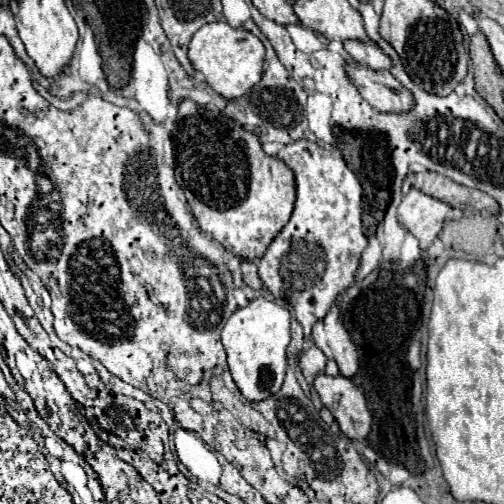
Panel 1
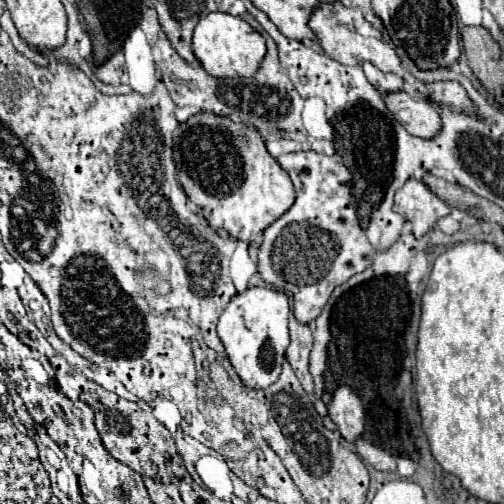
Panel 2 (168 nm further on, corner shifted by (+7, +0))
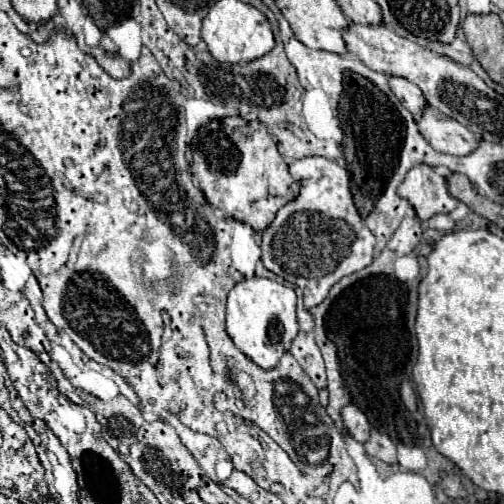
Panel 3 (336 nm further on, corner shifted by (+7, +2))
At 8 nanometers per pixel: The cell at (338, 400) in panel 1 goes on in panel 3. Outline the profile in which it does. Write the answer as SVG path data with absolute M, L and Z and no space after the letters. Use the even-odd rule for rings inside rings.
M351 403L351 405L347 405L347 407L341 411L341 415L343 415L343 427L347 429L347 433L349 433L355 441L365 443L365 441L369 439L369 429L371 429L365 413L359 411L357 405Z

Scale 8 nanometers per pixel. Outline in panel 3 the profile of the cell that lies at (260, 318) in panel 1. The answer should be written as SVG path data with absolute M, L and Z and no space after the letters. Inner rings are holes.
M251 277L239 281L227 297L227 333L233 343L259 367L273 369L281 355L289 351L291 341L299 331L295 313L295 289L283 283Z

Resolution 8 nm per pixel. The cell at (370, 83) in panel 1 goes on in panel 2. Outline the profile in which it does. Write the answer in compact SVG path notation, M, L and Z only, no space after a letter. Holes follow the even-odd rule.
M403 87L401 91L391 91L383 95L385 105L393 113L393 117L417 137L433 137L441 129L439 113L427 99L421 99L417 91L411 87Z

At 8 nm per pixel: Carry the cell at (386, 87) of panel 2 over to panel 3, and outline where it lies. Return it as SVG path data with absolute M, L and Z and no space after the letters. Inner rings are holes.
M391 77L389 83L391 83L391 89L397 95L397 99L415 115L415 119L419 119L427 107L427 101L425 101L421 89L417 85L413 85L411 81L405 81L403 77Z

